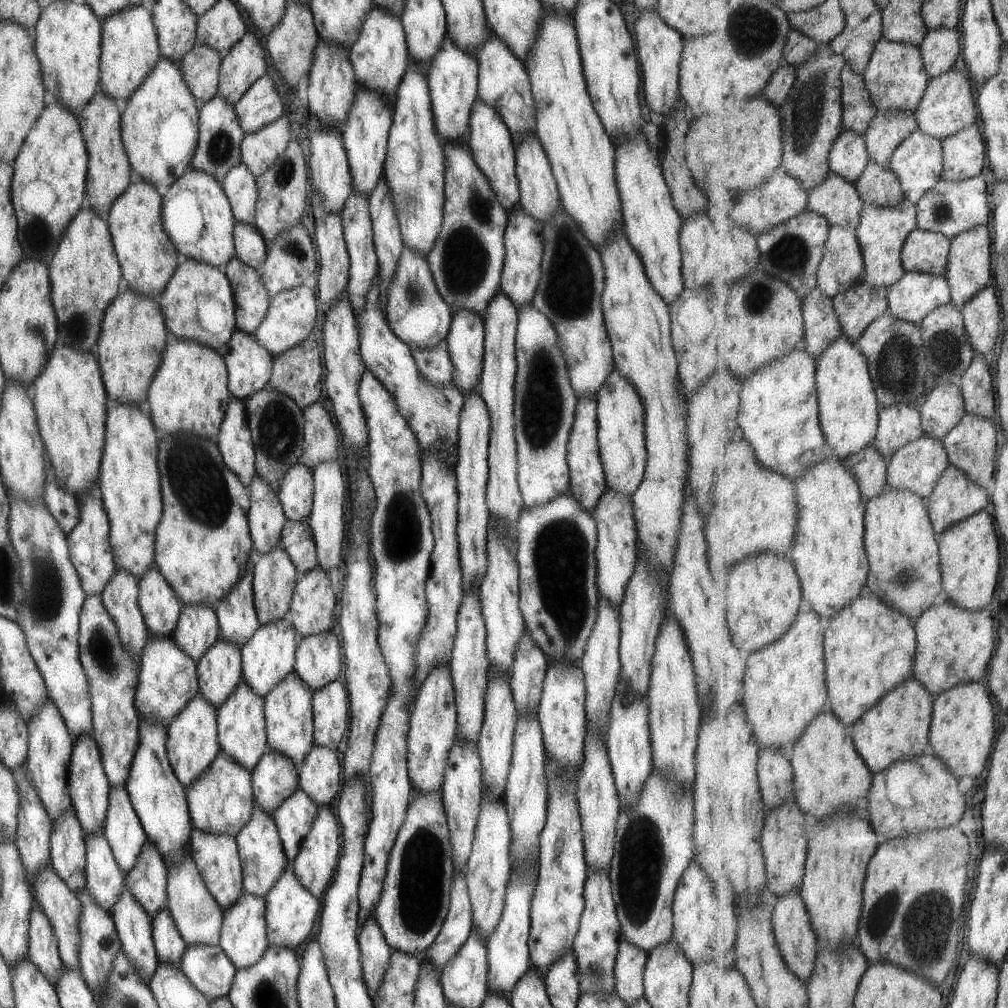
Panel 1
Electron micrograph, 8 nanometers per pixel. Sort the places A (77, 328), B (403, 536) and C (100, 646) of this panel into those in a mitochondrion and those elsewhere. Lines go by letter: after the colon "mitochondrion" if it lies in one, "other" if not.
A: mitochondrion
B: mitochondrion
C: mitochondrion

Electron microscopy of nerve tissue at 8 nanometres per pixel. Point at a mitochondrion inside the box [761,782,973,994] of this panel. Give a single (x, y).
(924, 920)

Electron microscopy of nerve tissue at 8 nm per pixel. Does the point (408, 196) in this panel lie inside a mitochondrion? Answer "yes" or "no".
yes

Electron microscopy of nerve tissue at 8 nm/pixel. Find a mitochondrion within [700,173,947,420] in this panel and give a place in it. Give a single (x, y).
(898, 354)

